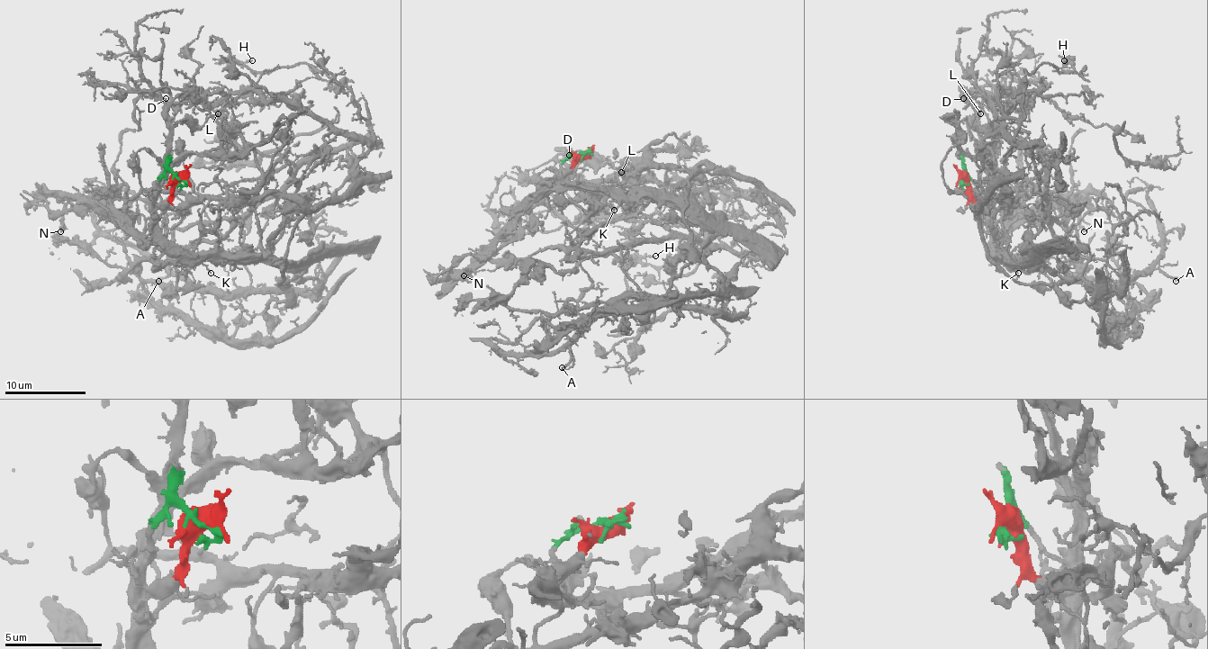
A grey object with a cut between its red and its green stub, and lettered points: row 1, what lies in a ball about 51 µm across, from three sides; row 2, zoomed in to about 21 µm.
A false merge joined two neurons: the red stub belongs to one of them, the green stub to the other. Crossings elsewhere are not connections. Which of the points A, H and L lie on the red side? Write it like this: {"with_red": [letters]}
{"with_red": ["A", "H"]}

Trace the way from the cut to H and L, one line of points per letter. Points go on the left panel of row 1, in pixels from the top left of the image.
H: (177, 180), (159, 206), (151, 188), (265, 192), (242, 91), (372, 138), (321, 63), (252, 60)
L: (177, 180), (167, 172), (156, 190), (161, 177), (166, 141), (180, 123), (202, 125), (218, 113)

